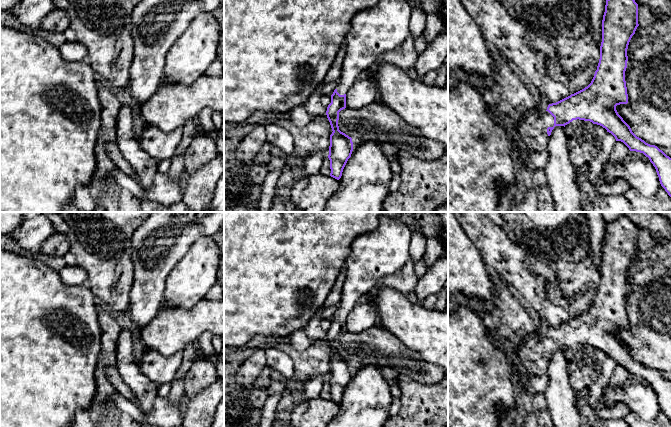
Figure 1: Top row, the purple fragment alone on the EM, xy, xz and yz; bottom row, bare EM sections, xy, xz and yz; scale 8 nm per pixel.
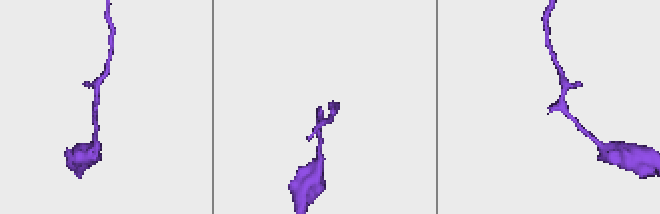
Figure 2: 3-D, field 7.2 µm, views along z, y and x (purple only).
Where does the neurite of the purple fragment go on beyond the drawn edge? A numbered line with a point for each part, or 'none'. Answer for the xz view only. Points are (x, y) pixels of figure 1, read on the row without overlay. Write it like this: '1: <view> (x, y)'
1: xz (385, 250)

